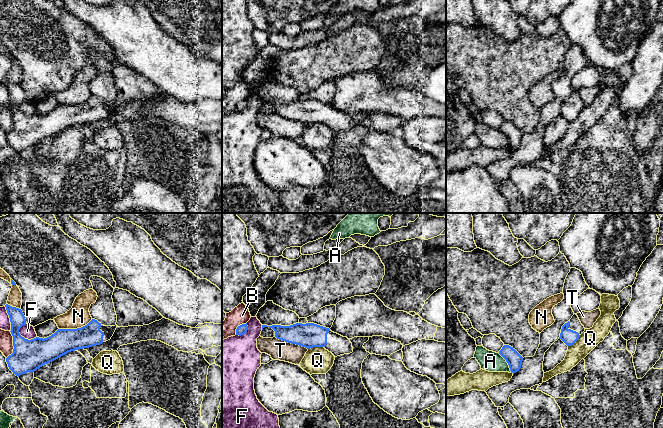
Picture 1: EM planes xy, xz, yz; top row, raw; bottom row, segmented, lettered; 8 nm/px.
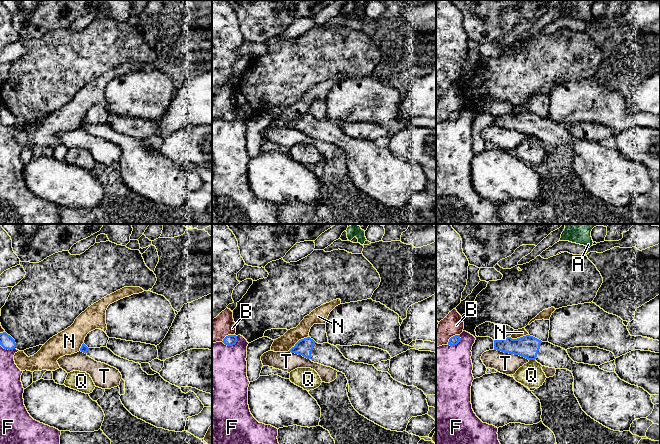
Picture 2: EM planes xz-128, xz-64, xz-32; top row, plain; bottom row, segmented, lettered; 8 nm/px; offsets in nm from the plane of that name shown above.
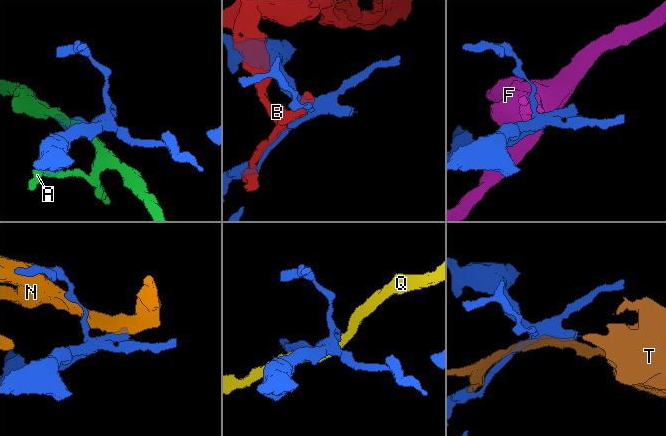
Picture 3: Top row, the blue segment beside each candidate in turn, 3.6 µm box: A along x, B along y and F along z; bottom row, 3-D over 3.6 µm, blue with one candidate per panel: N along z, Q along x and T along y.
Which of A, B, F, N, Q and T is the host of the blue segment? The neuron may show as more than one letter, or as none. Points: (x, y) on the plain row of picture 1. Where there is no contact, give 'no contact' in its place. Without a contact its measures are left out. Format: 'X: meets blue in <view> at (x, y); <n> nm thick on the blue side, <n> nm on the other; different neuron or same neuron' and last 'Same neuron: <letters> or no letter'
A: meets blue in yz at (507, 138); 120 nm thick on the blue side, 160 nm on the other; different neuron
B: meets blue in xz at (238, 102); 80 nm thick on the blue side, 150 nm on the other; different neuron
F: meets blue in xy at (26, 115); 260 nm thick on the blue side, 110 nm on the other; different neuron
N: meets blue in xy at (75, 105); 190 nm thick on the blue side, 180 nm on the other; different neuron
Q: meets blue in xz at (315, 122); 200 nm thick on the blue side, 220 nm on the other; different neuron
T: meets blue in xz at (291, 119); 200 nm thick on the blue side, 160 nm on the other; different neuron
Same neuron: no letter

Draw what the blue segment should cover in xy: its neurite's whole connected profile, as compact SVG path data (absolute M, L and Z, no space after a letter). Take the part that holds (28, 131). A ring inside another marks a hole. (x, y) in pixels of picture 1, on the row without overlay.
M8 80L5 81L7 89L11 98L11 110L13 112L13 129L6 134L9 145L16 152L20 152L27 148L34 148L45 140L48 140L68 128L77 125L89 124L92 122L100 121L111 115L117 101L104 102L97 96L92 95L87 101L77 105L58 105L54 110L47 114L36 113L28 116L22 113L19 105L26 100L25 92L21 85L12 83Z

